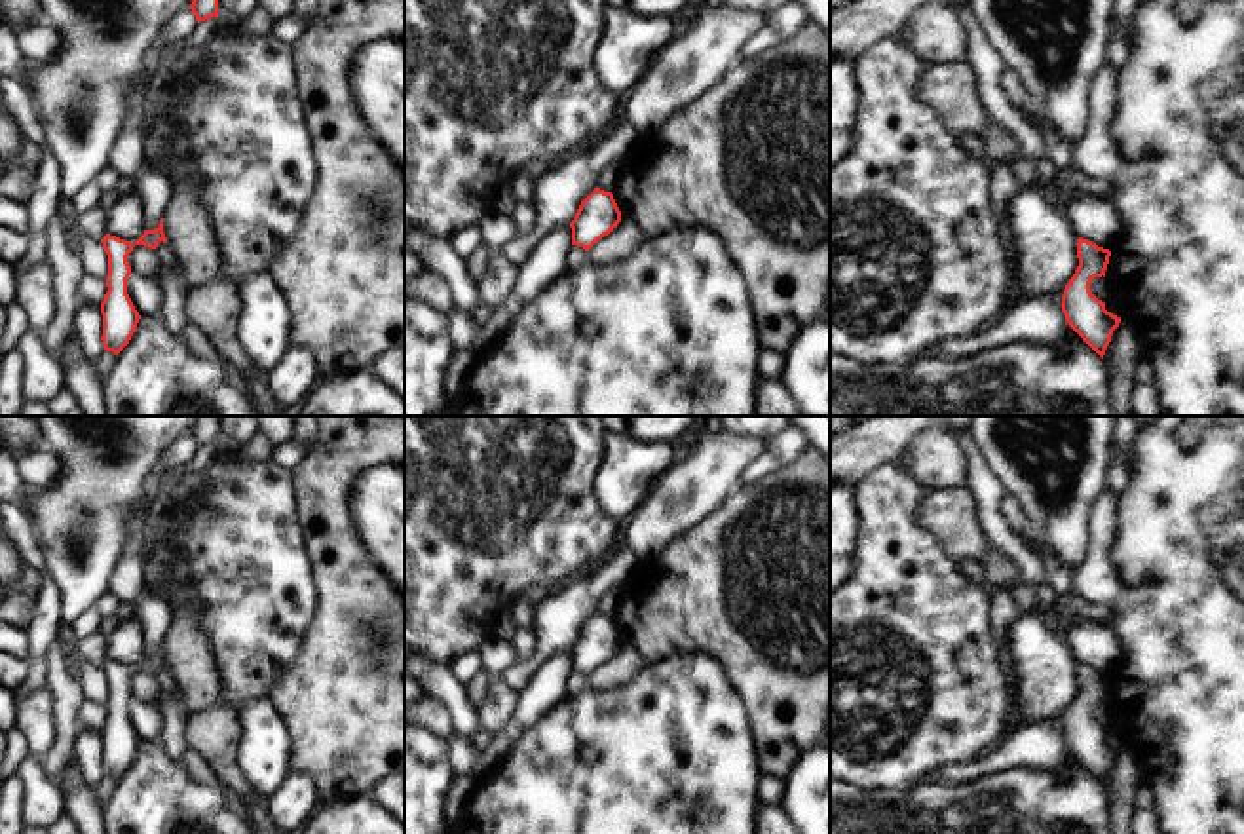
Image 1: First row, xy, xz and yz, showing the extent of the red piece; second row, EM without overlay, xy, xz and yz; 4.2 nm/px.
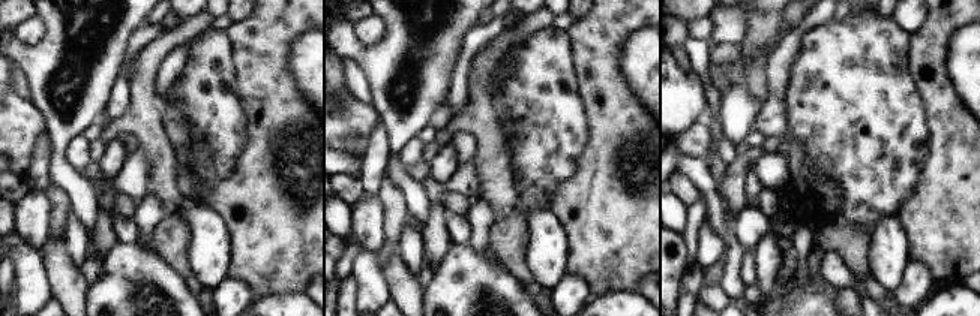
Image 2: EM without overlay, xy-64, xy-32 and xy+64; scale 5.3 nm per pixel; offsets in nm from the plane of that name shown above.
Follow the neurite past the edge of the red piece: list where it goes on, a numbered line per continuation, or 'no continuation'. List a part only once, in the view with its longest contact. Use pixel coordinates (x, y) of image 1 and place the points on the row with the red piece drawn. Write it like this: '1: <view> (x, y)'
no continuation

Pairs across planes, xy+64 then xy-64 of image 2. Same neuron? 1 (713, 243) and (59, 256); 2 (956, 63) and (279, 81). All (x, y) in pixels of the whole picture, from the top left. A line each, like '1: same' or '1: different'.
1: different
2: different

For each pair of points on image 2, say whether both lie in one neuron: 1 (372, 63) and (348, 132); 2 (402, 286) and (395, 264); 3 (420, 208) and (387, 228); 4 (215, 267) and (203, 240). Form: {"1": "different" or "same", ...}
{"1": "different", "2": "same", "3": "different", "4": "same"}

